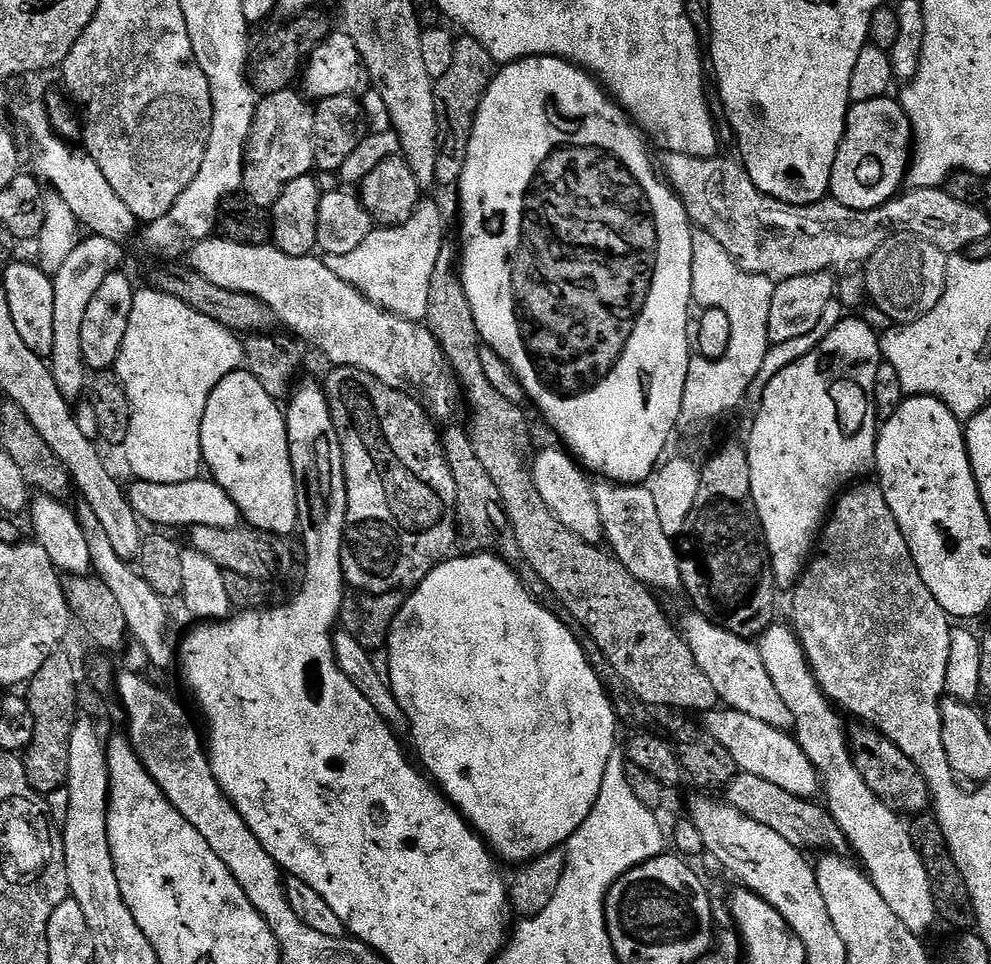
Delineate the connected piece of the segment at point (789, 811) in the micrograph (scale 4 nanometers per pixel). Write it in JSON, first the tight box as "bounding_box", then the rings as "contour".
{"bounding_box":[726,771,848,854],"contour":[[[737,771],[728,781],[726,795],[727,803],[733,808],[754,818],[754,822],[762,822],[762,826],[770,826],[770,830],[774,830],[781,838],[786,838],[790,846],[801,850],[824,848],[820,850],[831,850],[836,854],[843,853],[848,848],[847,838],[823,803],[812,804],[816,802],[802,796],[786,794],[782,786],[774,786],[774,782],[758,778],[758,774]]]}

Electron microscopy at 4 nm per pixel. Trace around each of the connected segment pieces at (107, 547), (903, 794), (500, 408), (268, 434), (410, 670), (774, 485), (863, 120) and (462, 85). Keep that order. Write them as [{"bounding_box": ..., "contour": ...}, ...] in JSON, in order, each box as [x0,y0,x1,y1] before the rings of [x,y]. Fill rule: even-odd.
[{"bounding_box":[75,501,174,666],"contour":[[[79,501],[75,505],[76,521],[82,530],[83,538],[90,552],[93,571],[102,582],[105,582],[113,592],[114,598],[121,605],[122,614],[126,617],[129,635],[133,641],[140,643],[149,656],[152,666],[164,664],[168,659],[173,659],[174,648],[168,645],[168,614],[166,612],[167,603],[156,591],[150,588],[150,584],[141,578],[139,571],[127,565],[120,552],[111,545],[110,538],[107,537],[106,530],[103,529],[102,522],[96,517],[89,503]]]},{"bounding_box":[847,726,930,818],"contour":[[[871,726],[859,727],[849,727],[847,734],[854,766],[858,766],[858,774],[862,774],[862,782],[866,782],[866,786],[870,786],[872,793],[887,808],[897,814],[916,818],[927,813],[930,808],[928,783],[926,778],[922,778],[918,766],[914,766],[914,762],[910,762],[910,758],[906,758],[906,754],[902,754],[902,750],[898,750],[898,746],[894,746],[894,742],[890,742],[885,736],[880,735],[875,728]]]},{"bounding_box":[426,242,721,714],"contour":[[[452,242],[444,243],[438,262],[434,262],[426,314],[426,326],[444,351],[447,367],[462,389],[463,399],[464,396],[468,399],[474,450],[478,450],[478,458],[490,473],[494,486],[498,486],[500,502],[526,562],[534,566],[538,578],[550,586],[552,596],[560,599],[561,606],[584,627],[583,631],[596,643],[598,650],[602,650],[617,677],[640,692],[646,703],[697,714],[713,711],[721,703],[713,683],[699,668],[677,625],[668,621],[659,602],[651,596],[649,585],[634,578],[634,574],[630,574],[622,560],[617,560],[611,551],[588,544],[566,530],[566,526],[554,518],[546,502],[542,502],[542,494],[538,494],[534,486],[526,456],[524,460],[528,424],[524,421],[523,407],[500,394],[486,378],[479,353],[482,345],[480,331],[474,322],[474,310],[470,310],[470,298],[466,298],[462,252]]]},{"bounding_box":[200,372,300,538],"contour":[[[231,372],[214,386],[206,402],[200,437],[203,467],[209,468],[211,479],[234,498],[245,525],[276,538],[288,538],[297,531],[300,519],[286,412],[266,394],[252,372]]]},{"bounding_box":[386,550,618,862],"contour":[[[476,550],[473,556],[456,556],[440,564],[426,579],[415,588],[407,593],[404,605],[400,607],[400,612],[394,618],[392,629],[388,635],[386,651],[390,658],[390,666],[388,667],[388,675],[386,677],[388,685],[392,688],[394,698],[398,698],[398,706],[402,706],[404,717],[408,720],[407,731],[412,732],[412,740],[416,743],[416,752],[420,755],[419,763],[422,765],[423,771],[438,785],[441,793],[455,806],[460,813],[464,815],[465,820],[472,825],[475,831],[484,837],[489,849],[497,857],[505,856],[508,860],[520,860],[519,862],[527,862],[536,859],[538,856],[545,856],[546,853],[559,849],[561,846],[567,845],[570,837],[578,830],[578,826],[582,826],[582,822],[586,822],[586,818],[590,814],[590,810],[594,810],[594,802],[598,802],[598,790],[602,790],[602,774],[606,774],[606,762],[610,762],[613,752],[617,751],[616,744],[616,724],[618,725],[618,717],[614,707],[614,700],[609,689],[605,688],[604,683],[600,681],[600,675],[597,674],[590,666],[590,662],[586,658],[586,654],[582,650],[577,633],[572,633],[550,609],[541,601],[537,600],[524,583],[516,576],[516,571],[507,564],[501,557],[487,551]]]},{"bounding_box":[746,318,881,590],"contour":[[[845,318],[838,321],[834,330],[830,330],[830,334],[826,334],[822,342],[810,350],[810,354],[798,358],[774,374],[774,378],[770,378],[764,387],[746,447],[754,508],[764,531],[764,542],[768,546],[770,567],[777,589],[792,590],[800,583],[834,501],[842,490],[873,471],[878,421],[872,395],[881,363],[878,332],[864,320]]]},{"bounding_box":[831,95,913,210],"contour":[[[887,95],[870,102],[852,104],[838,154],[834,158],[831,199],[854,210],[882,206],[901,191],[900,183],[905,183],[913,148],[912,123],[899,99]]]},{"bounding_box":[432,35,494,170],"contour":[[[461,35],[454,46],[454,62],[442,78],[434,81],[432,93],[436,107],[436,137],[440,151],[440,168],[446,170],[451,164],[459,165],[468,152],[468,143],[472,137],[472,127],[488,87],[492,85],[494,61],[472,36]]]}]

